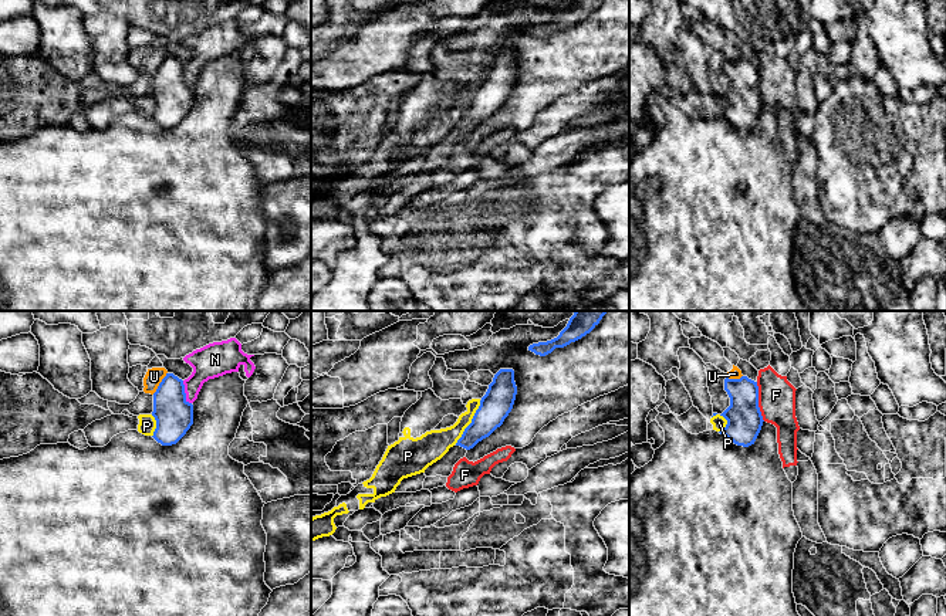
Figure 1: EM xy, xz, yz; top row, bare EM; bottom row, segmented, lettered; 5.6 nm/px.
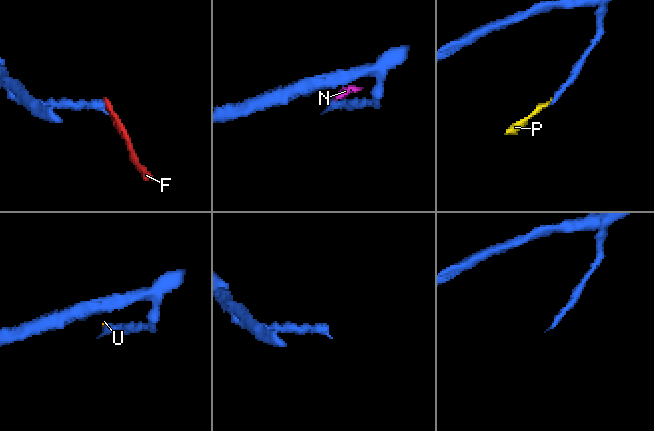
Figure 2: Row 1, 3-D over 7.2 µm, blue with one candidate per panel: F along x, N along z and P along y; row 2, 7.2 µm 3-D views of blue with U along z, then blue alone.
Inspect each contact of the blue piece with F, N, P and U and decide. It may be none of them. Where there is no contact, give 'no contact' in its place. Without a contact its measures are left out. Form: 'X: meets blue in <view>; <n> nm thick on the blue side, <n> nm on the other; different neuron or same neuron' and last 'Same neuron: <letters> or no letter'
F: meets blue in yz; 200 nm thick on the blue side, 200 nm on the other; different neuron
N: meets blue in xy; 220 nm thick on the blue side, 190 nm on the other; different neuron
P: meets blue in xz; 180 nm thick on the blue side, 160 nm on the other; different neuron
U: meets blue in xy; 220 nm thick on the blue side, 100 nm on the other; different neuron
Same neuron: no letter

